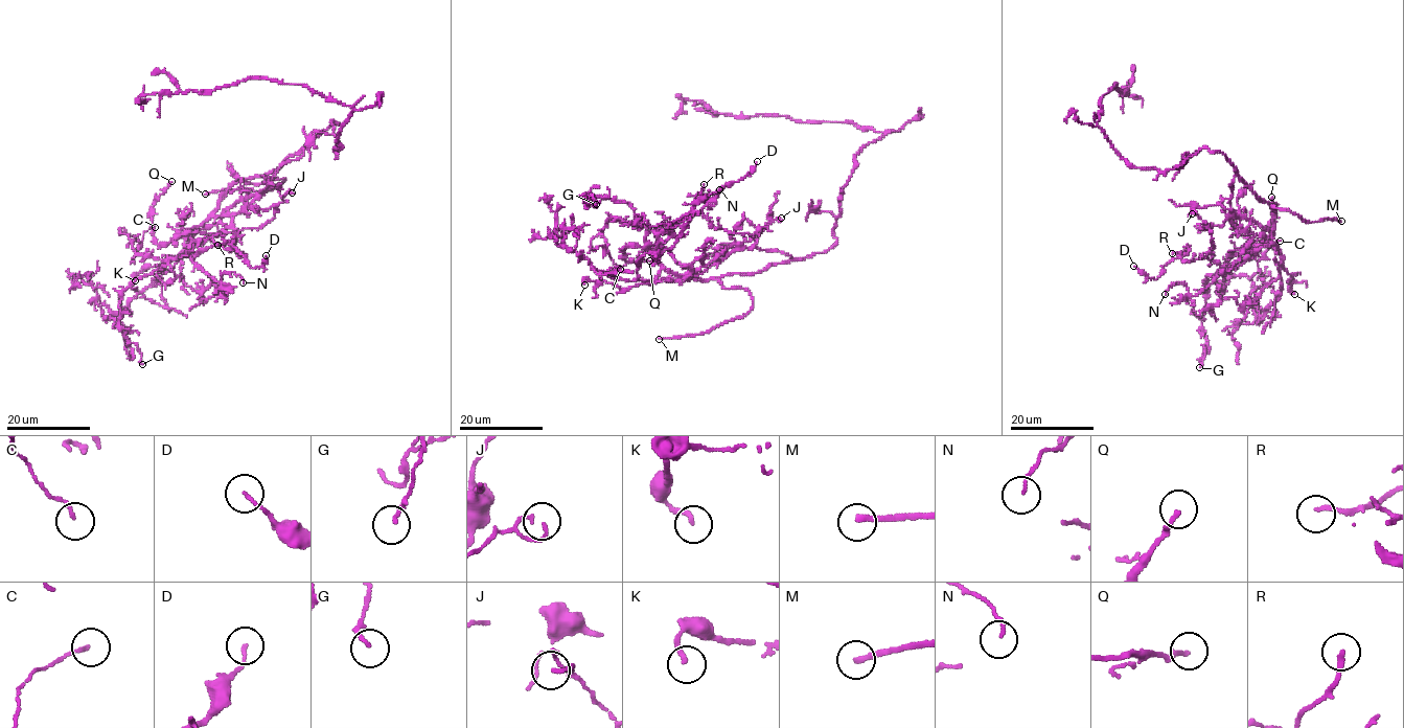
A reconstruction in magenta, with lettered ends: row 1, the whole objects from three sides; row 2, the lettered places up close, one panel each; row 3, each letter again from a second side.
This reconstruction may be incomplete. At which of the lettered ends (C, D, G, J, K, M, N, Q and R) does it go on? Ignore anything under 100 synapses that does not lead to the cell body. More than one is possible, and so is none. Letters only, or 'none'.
M

